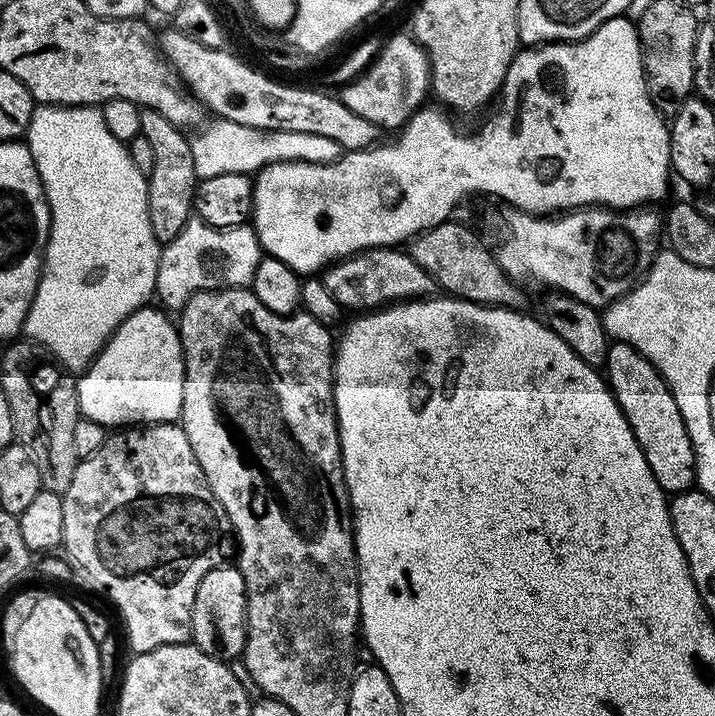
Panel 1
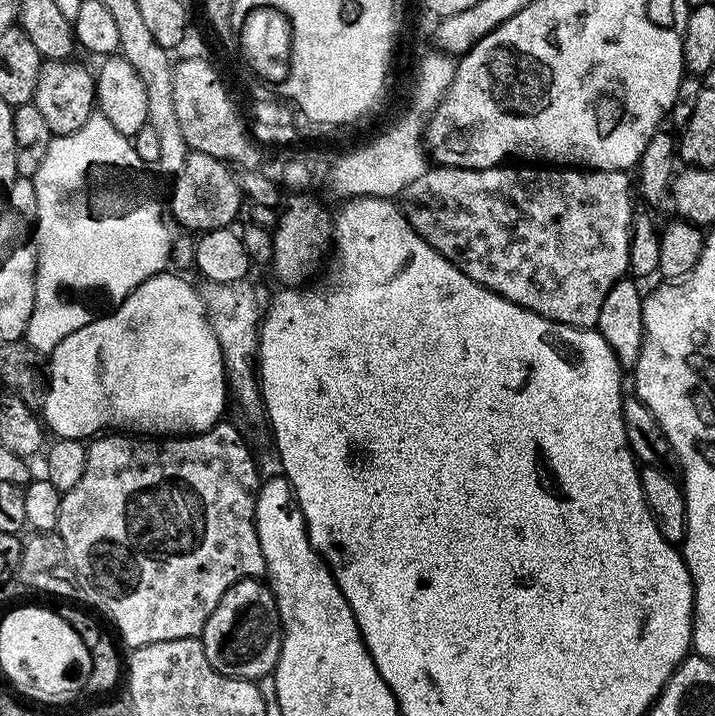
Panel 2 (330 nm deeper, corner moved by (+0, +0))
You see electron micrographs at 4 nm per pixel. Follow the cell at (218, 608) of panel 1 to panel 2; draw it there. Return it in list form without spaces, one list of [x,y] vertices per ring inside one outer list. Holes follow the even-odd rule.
[[[256,578],[234,582],[234,586],[222,594],[218,606],[214,606],[214,614],[210,614],[198,637],[206,662],[223,676],[258,682],[263,676],[275,673],[282,635],[280,615],[271,587],[260,583],[264,582]]]

